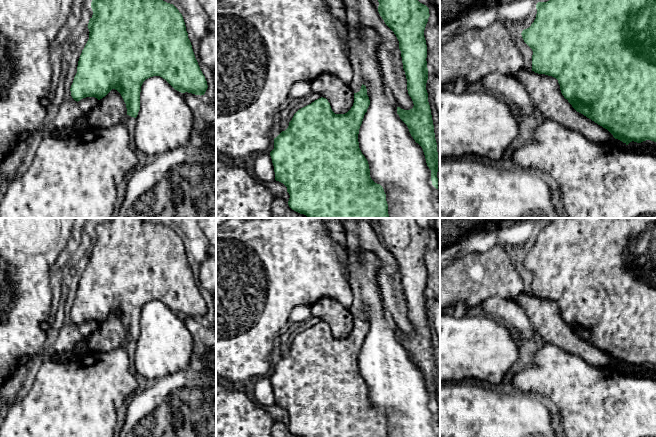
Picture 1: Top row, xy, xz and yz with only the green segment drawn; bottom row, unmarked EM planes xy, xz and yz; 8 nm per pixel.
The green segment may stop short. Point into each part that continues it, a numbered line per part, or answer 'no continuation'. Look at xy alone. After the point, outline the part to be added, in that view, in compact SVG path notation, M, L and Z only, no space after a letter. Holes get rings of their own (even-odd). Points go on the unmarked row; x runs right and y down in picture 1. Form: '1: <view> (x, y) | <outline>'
no continuation

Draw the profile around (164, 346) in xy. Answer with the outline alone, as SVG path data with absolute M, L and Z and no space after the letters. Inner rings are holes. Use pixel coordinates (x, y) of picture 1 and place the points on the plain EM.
M146 303L140 316L140 334L136 341L136 372L156 381L190 368L193 337L183 318L165 303Z

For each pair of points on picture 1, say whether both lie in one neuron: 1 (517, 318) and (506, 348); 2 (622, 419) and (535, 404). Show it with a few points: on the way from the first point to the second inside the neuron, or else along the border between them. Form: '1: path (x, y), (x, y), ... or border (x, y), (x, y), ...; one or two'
1: border (488, 315), (503, 321), (509, 326); two
2: border (524, 392), (536, 394), (546, 400); two

